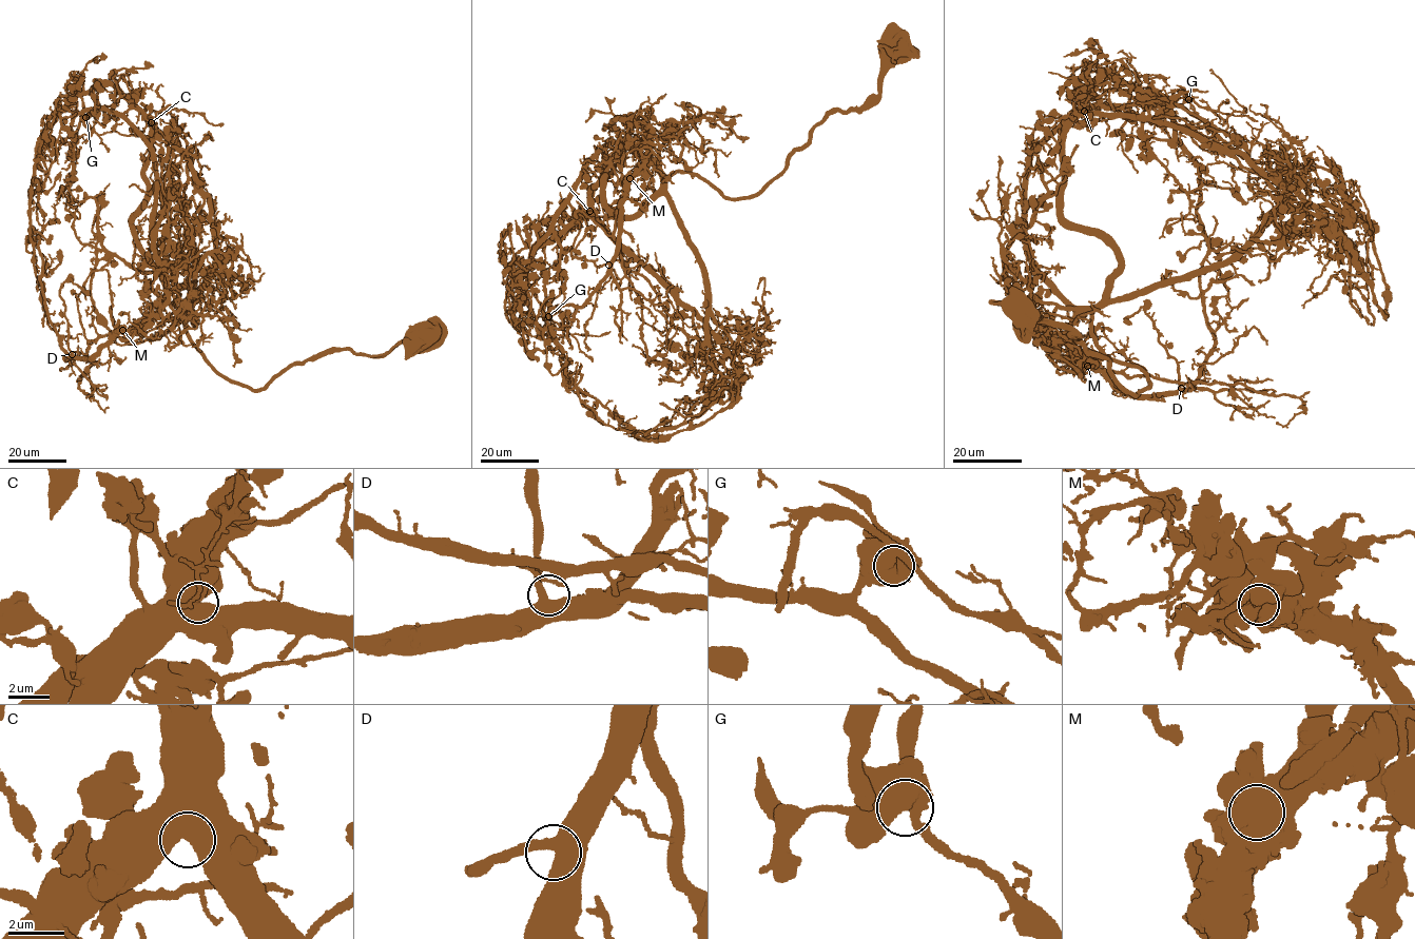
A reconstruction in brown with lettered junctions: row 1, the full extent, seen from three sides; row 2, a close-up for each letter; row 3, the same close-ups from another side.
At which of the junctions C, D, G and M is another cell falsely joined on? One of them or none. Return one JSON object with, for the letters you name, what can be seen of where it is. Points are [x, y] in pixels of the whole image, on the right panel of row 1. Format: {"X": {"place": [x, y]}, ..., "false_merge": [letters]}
{"false_merge": []}

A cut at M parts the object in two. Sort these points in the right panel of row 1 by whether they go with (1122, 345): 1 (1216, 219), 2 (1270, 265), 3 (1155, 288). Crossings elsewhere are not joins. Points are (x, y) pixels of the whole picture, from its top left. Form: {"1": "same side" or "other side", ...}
{"1": "same side", "2": "other side", "3": "other side"}

